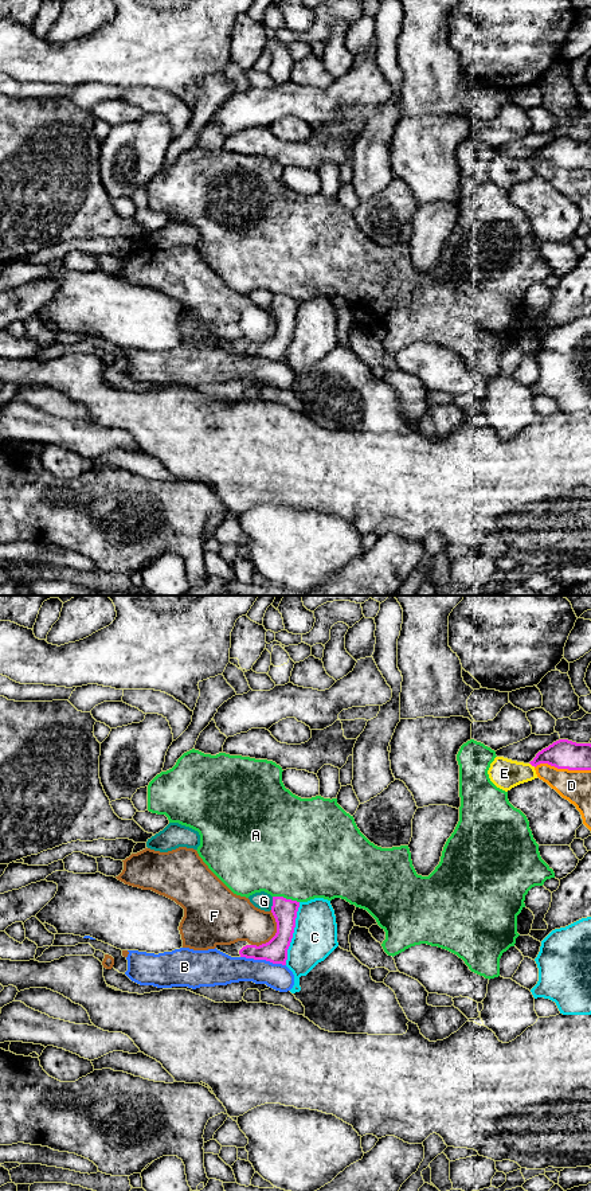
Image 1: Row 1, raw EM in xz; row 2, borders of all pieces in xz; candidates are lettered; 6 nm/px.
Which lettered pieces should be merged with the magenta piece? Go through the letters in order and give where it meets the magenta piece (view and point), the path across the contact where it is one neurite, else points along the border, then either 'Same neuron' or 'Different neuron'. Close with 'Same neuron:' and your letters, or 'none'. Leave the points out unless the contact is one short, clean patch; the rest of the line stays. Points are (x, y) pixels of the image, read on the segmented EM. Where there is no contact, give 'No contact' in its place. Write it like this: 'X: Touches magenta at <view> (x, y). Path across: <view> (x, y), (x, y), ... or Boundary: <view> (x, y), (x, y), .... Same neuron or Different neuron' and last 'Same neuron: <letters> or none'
A: Touches magenta at xz (285, 898). Different neuron
B: Touches magenta at xz (263, 959). Different neuron
C: Touches magenta at xz (293, 932). Different neuron
D: Touches magenta at xz (563, 768). Different neuron
E: Touches magenta at xz (532, 765). Different neuron
F: Touches magenta at xz (276, 934). Different neuron
G: Touches magenta at xz (273, 904). Different neuron
Same neuron: none

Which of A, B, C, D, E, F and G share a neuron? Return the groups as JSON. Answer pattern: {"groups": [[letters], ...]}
{"groups": [["A"], ["B"], ["C"], ["D"], ["E"], ["F"], ["G"]]}

